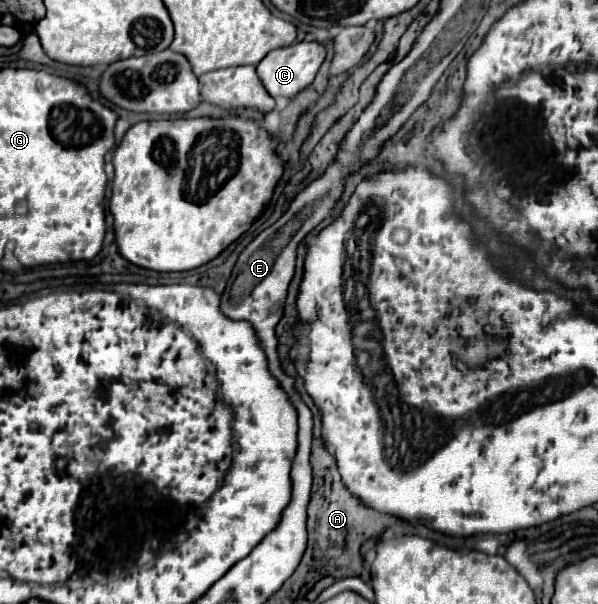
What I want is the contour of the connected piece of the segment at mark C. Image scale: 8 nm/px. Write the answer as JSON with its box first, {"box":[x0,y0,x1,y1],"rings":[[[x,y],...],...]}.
{"box":[257,41,325,97],"rings":[[[299,41],[293,43],[285,49],[271,51],[259,65],[257,65],[257,75],[261,75],[261,83],[267,89],[271,97],[295,97],[301,89],[313,83],[317,69],[321,67],[325,59],[325,47],[315,41]]]}

